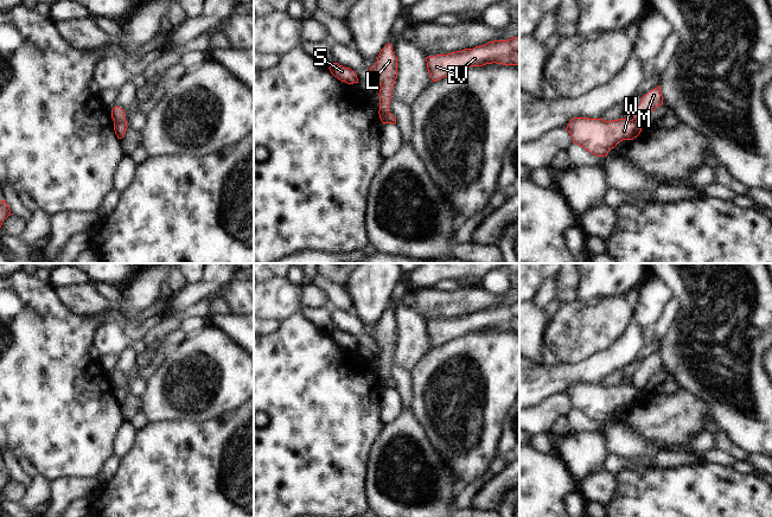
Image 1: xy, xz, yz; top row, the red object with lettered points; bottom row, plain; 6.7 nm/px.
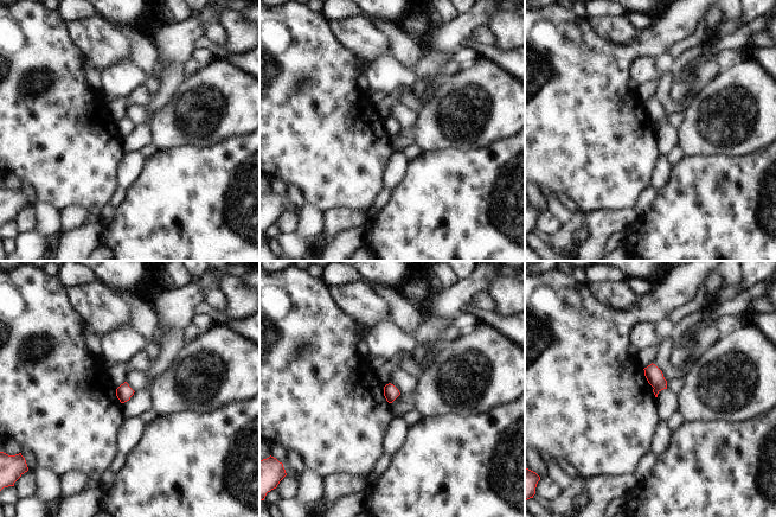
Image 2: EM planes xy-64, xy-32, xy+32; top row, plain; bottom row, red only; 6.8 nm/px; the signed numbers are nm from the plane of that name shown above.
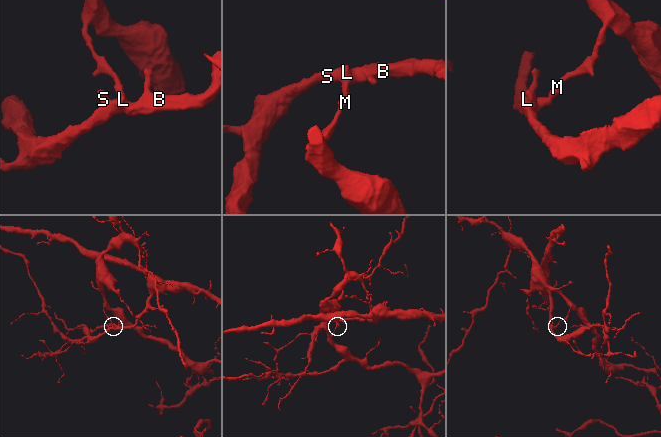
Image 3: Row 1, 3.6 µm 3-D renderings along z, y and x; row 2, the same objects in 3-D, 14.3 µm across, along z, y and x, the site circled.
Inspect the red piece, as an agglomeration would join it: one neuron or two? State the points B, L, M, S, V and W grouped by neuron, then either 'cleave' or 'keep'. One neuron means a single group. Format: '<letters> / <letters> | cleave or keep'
B L S V W / M | cleave

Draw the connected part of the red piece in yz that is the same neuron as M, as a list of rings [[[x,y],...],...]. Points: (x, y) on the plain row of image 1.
[[[658,351],[643,362],[640,369],[634,374],[632,385],[638,390],[644,391],[647,387],[649,381],[662,370],[663,362],[661,351]]]

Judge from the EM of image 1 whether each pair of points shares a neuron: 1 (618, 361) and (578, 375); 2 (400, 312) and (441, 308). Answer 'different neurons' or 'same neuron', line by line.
1: same neuron
2: different neurons

